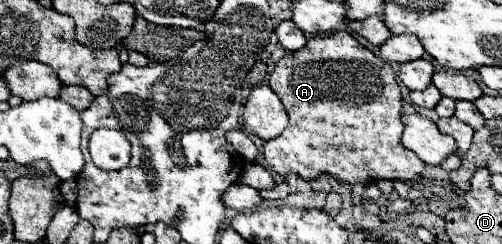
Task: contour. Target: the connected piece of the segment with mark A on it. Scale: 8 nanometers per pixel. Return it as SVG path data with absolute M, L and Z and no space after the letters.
M336 31L332 35L310 37L308 43L292 53L292 63L286 65L286 59L280 59L270 75L268 85L280 97L290 117L288 127L276 139L266 141L264 157L268 167L278 173L280 183L276 191L264 191L264 199L284 199L288 197L288 175L296 173L304 181L312 181L322 173L336 177L346 183L374 183L380 179L400 179L400 181L418 181L426 163L406 149L400 141L402 125L402 93L390 63L376 57L368 47L358 43L348 31Z

